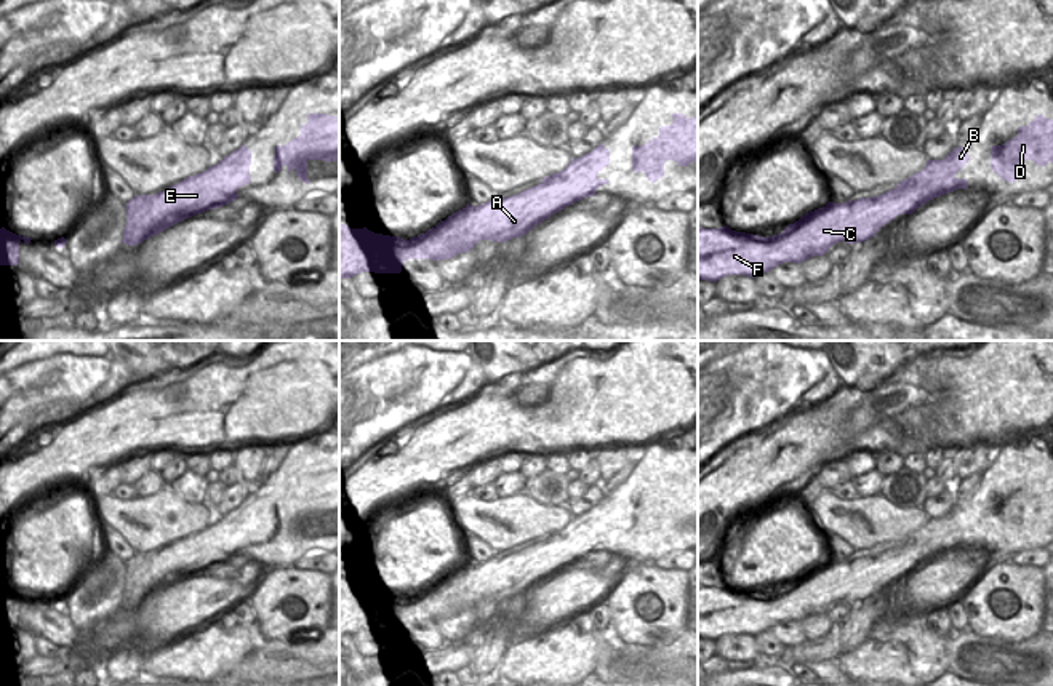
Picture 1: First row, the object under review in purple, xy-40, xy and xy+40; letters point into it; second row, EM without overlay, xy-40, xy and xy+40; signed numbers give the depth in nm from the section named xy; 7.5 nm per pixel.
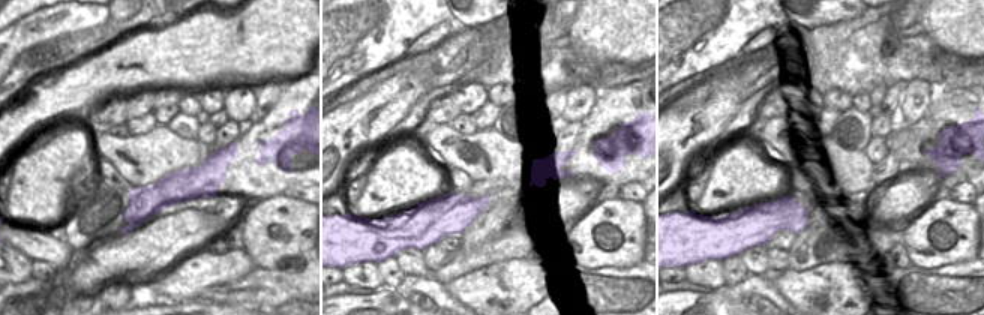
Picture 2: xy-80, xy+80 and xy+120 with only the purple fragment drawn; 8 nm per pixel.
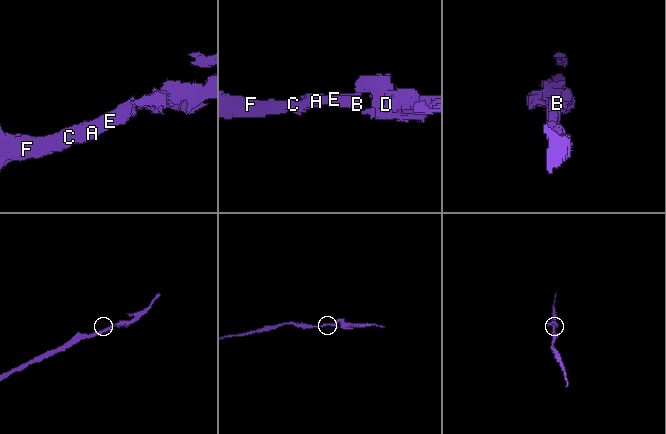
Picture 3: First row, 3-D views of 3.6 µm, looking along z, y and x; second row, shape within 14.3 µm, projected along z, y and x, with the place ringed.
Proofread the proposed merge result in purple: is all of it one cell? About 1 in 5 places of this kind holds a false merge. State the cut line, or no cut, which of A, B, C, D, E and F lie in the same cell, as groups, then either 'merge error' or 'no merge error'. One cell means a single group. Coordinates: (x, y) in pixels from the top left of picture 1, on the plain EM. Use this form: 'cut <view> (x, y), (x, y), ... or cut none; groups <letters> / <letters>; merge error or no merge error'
cut none; groups A B C D E F; no merge error

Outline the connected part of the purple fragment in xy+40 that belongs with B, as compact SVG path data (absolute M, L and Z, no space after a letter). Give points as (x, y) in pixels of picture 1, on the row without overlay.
M955 505L943 518L928 518L922 529L898 540L893 548L855 560L829 560L773 595L736 590L728 584L698 585L698 638L715 641L727 633L754 636L783 620L800 622L823 614L839 600L866 600L896 574L912 572L936 555L968 547L968 539L955 532L970 516L967 507Z

